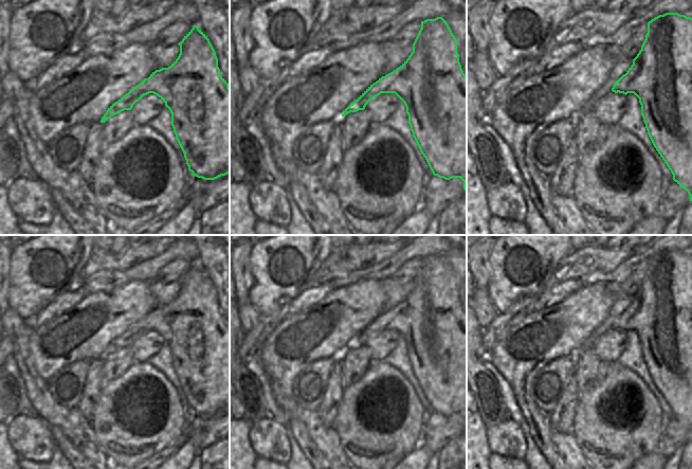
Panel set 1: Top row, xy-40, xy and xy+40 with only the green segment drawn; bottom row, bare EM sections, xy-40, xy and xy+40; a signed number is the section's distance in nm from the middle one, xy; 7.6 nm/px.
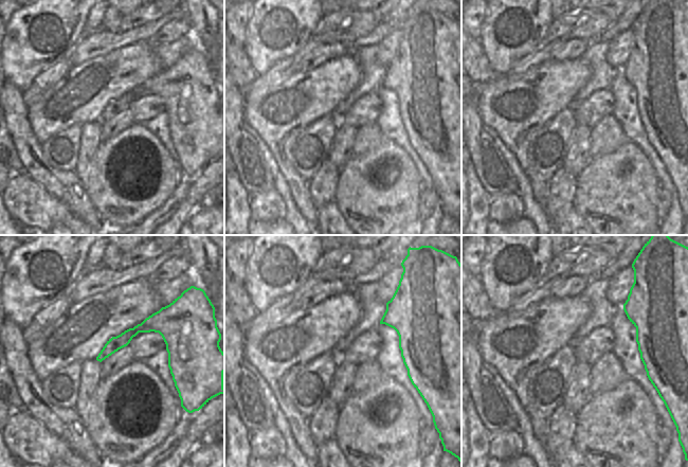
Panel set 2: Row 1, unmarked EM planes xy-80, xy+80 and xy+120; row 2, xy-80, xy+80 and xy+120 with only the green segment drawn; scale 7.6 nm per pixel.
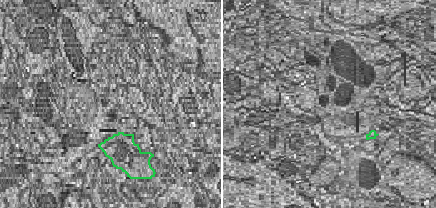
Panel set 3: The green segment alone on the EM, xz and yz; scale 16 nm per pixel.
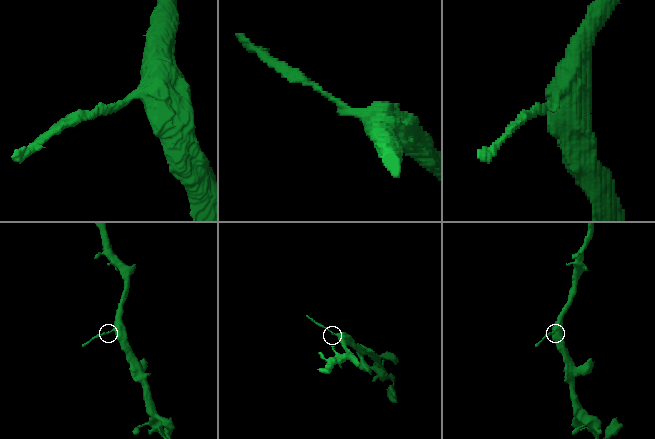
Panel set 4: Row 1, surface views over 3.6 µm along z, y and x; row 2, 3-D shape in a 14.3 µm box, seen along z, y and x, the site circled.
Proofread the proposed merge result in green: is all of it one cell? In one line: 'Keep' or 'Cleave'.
Cleave

